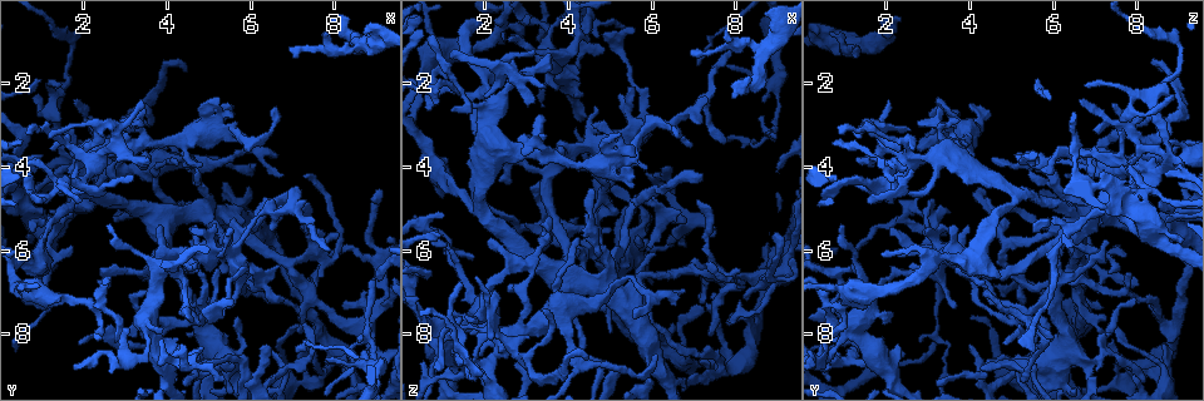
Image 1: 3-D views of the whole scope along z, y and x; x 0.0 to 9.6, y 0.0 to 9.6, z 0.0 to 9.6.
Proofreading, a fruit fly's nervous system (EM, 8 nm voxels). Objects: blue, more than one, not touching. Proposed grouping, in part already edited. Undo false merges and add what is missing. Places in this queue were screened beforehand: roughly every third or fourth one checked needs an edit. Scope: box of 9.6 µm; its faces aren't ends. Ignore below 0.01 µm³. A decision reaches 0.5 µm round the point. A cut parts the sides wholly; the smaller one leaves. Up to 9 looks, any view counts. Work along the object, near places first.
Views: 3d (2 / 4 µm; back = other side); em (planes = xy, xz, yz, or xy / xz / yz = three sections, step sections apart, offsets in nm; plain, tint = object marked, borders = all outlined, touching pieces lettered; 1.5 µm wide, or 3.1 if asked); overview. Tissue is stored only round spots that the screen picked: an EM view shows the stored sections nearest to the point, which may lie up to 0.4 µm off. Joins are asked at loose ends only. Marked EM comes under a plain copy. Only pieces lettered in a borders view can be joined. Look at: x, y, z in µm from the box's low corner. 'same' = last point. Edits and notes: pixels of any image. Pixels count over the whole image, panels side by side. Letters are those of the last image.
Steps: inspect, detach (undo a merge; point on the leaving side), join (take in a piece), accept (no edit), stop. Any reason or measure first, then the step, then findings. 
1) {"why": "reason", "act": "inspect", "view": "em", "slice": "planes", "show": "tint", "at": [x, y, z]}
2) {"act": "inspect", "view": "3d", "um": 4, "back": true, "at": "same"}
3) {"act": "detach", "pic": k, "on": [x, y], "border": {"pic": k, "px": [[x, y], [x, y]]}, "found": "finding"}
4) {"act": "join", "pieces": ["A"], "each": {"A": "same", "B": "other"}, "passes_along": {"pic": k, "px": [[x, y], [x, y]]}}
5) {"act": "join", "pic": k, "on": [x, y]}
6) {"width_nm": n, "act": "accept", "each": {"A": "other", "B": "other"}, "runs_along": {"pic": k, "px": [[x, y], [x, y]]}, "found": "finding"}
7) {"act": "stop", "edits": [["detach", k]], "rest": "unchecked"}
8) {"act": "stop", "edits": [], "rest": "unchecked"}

{"why": "free end", "act": "inspect", "view": "3d", "um": 4, "at": [7.15, 1.30, 1.40]}

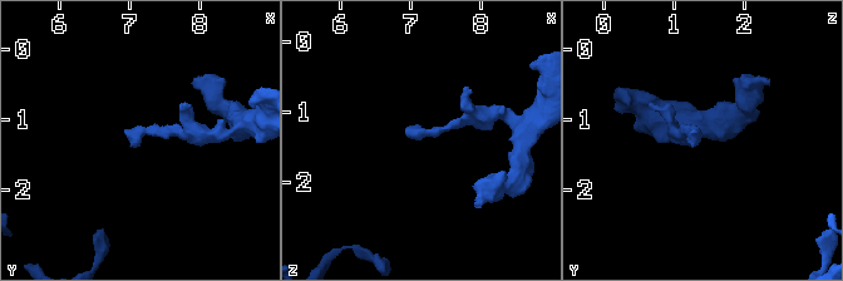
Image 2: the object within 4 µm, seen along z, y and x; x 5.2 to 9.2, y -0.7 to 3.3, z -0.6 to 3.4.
{"act": "inspect", "view": "em", "slice": "planes", "show": "borders", "at": [7.15, 1.30, 1.35]}

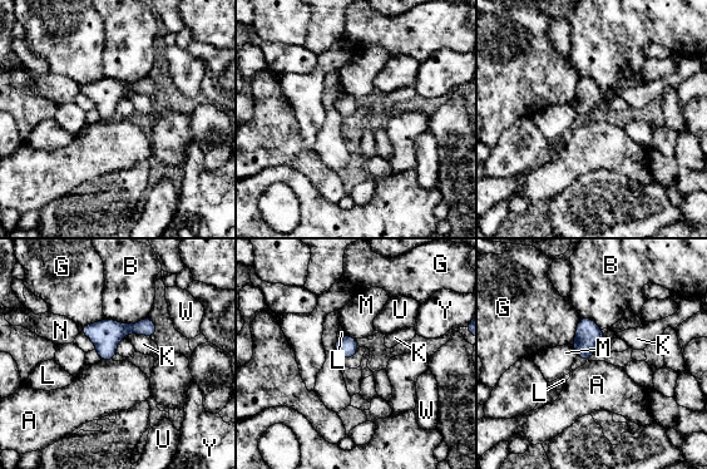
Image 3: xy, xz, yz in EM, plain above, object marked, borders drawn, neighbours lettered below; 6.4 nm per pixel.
{"width_nm": 140, "act": "accept", "each": {"A": "other", "B": "other", "G": "other", "K": "other", "L": "other", "M": "other", "N": "other", "U": "other", "W": "other", "Y": "other"}, "found": "no lettered piece goes on from it"}

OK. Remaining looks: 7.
{"why": "branch stops here", "act": "inspect", "view": "em", "slice": "planes", "show": "borders", "at": [6.65, 2.55, 3.25]}

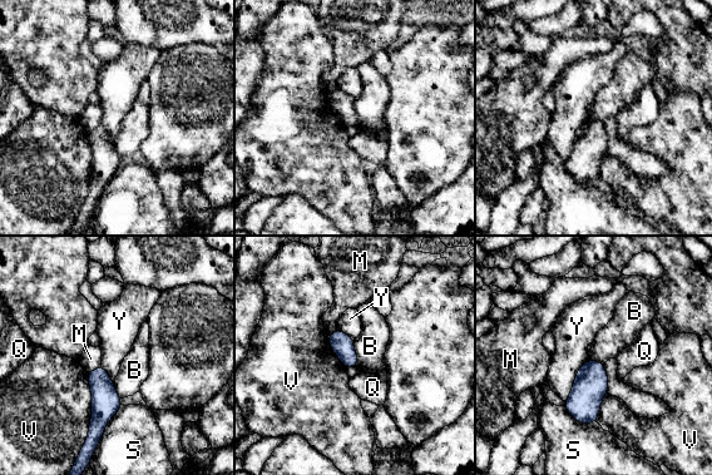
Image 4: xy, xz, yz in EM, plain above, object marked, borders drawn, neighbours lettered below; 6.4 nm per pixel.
{"act": "accept", "each": {"B": "other", "M": "other", "Q": "other", "S": "other", "V": "other", "Y": "other"}, "border": {"pic": 4, "px": [[354, 340], [357, 366]]}, "found": "none of them fits"}

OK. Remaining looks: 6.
{"why": "tapers out", "act": "inspect", "view": "em", "slice": "planes", "show": "tint", "at": [4.20, 3.90, 5.70]}

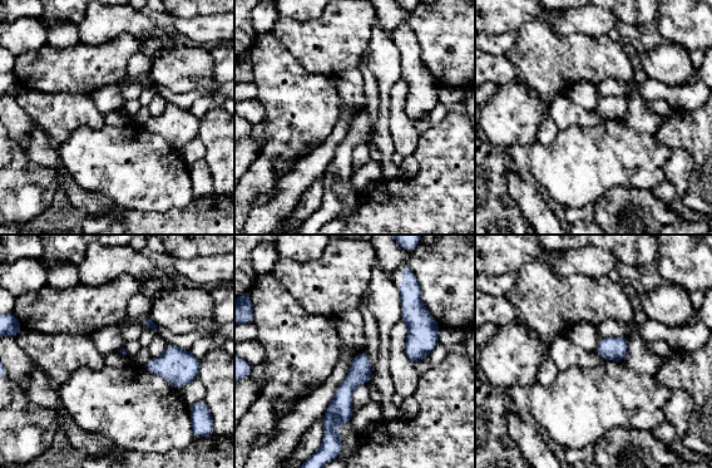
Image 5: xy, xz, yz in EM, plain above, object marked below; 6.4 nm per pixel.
{"why": "what lies round it", "act": "inspect", "view": "em", "slice": "planes", "show": "borders", "at": "same"}

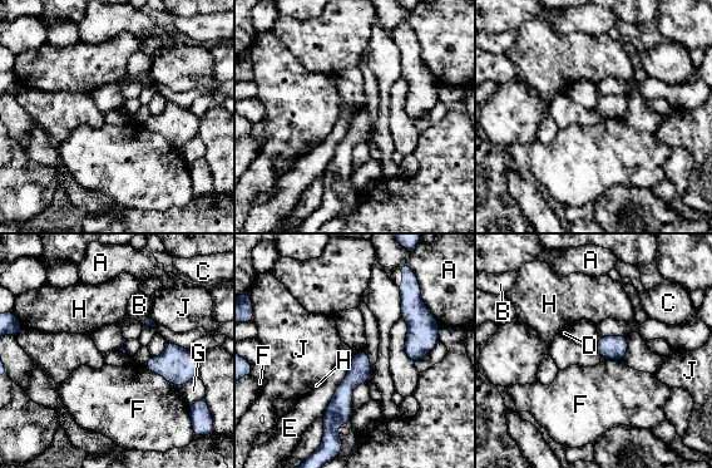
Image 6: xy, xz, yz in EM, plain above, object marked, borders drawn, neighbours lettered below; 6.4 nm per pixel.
{"act": "accept", "each": {"A": "other", "B": "other", "C": "other", "D": "other", "E": "other", "F": "other", "G": "other", "H": "other", "J": "other"}, "runs_along": {"pic": 6, "px": [[364, 354], [331, 424]]}, "found": "no lettered piece goes on from it"}

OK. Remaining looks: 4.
{"why": "an open end", "act": "inspect", "view": "em", "slice": "planes", "show": "tint", "at": [7.80, 8.60, 1.55]}

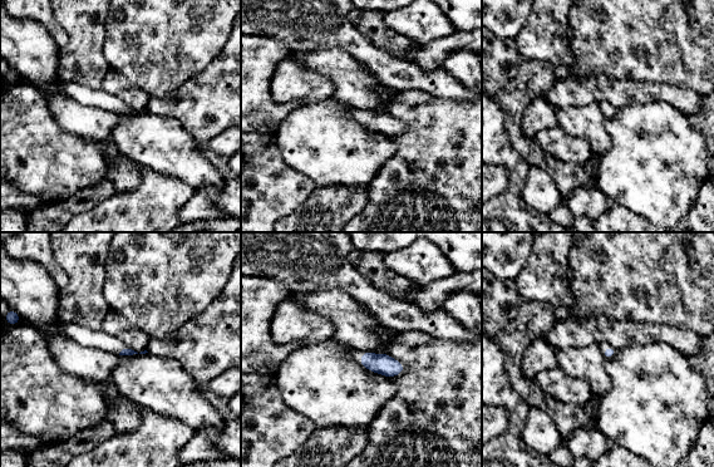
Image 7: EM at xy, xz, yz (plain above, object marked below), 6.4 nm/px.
{"act": "inspect", "view": "em", "slice": "planes", "show": "borders", "at": "same"}

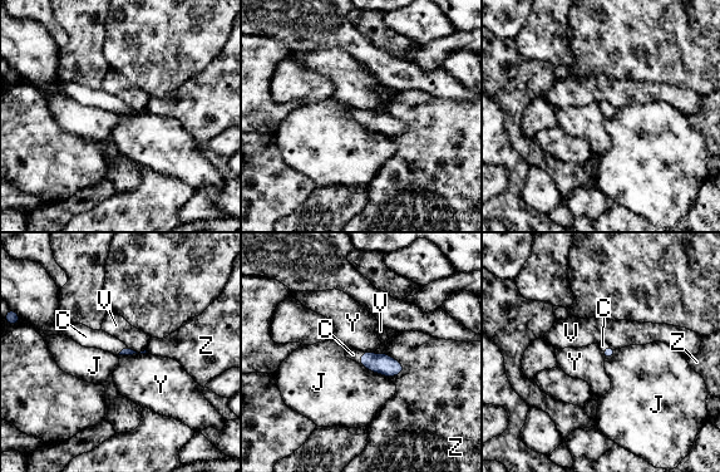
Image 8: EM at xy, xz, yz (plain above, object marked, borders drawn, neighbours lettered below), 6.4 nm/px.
{"act": "join", "pieces": ["C"], "each": {"C": "same", "J": "other", "V": "other", "Y": "other", "Z": "other"}, "found": "it goes on there"}

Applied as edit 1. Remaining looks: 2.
{"act": "stop", "edits": [["join", 8]], "rest": "unchecked"}

